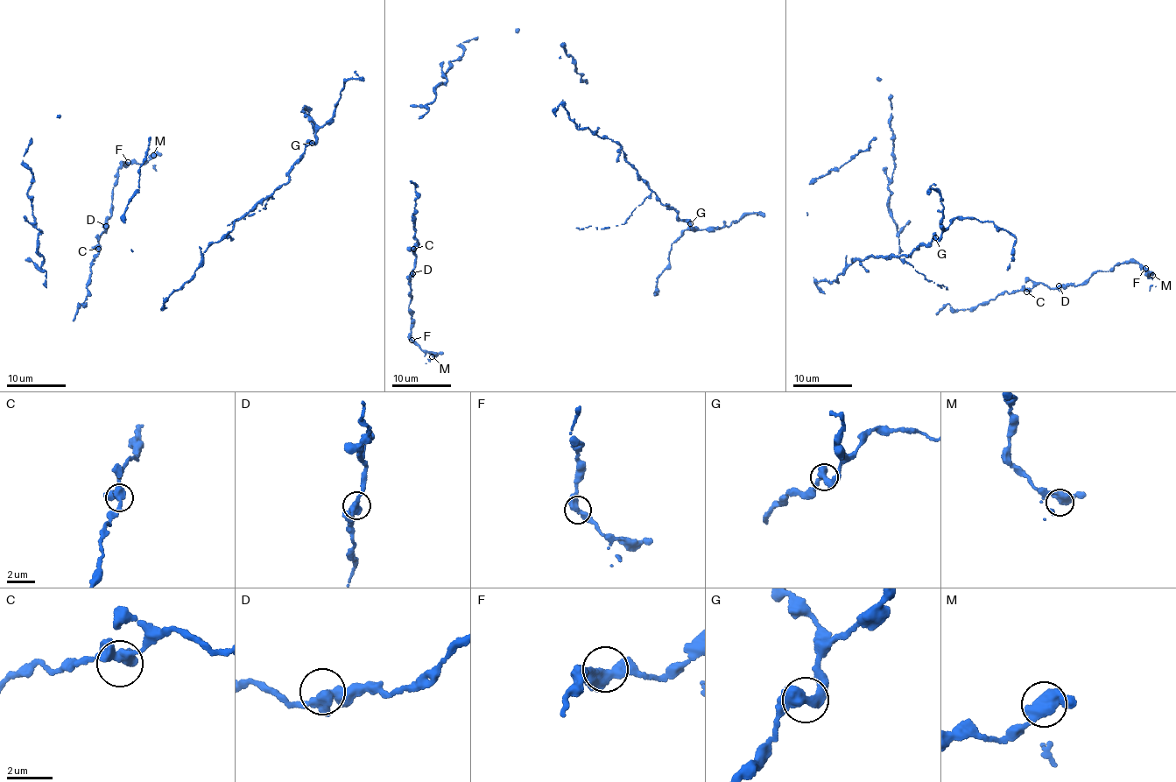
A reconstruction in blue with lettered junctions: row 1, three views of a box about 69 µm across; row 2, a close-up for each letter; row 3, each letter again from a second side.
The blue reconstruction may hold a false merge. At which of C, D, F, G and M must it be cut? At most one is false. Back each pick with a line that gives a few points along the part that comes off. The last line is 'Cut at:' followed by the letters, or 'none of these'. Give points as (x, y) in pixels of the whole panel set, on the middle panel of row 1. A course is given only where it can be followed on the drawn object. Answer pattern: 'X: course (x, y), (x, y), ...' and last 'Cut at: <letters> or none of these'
Cut at: none of these

